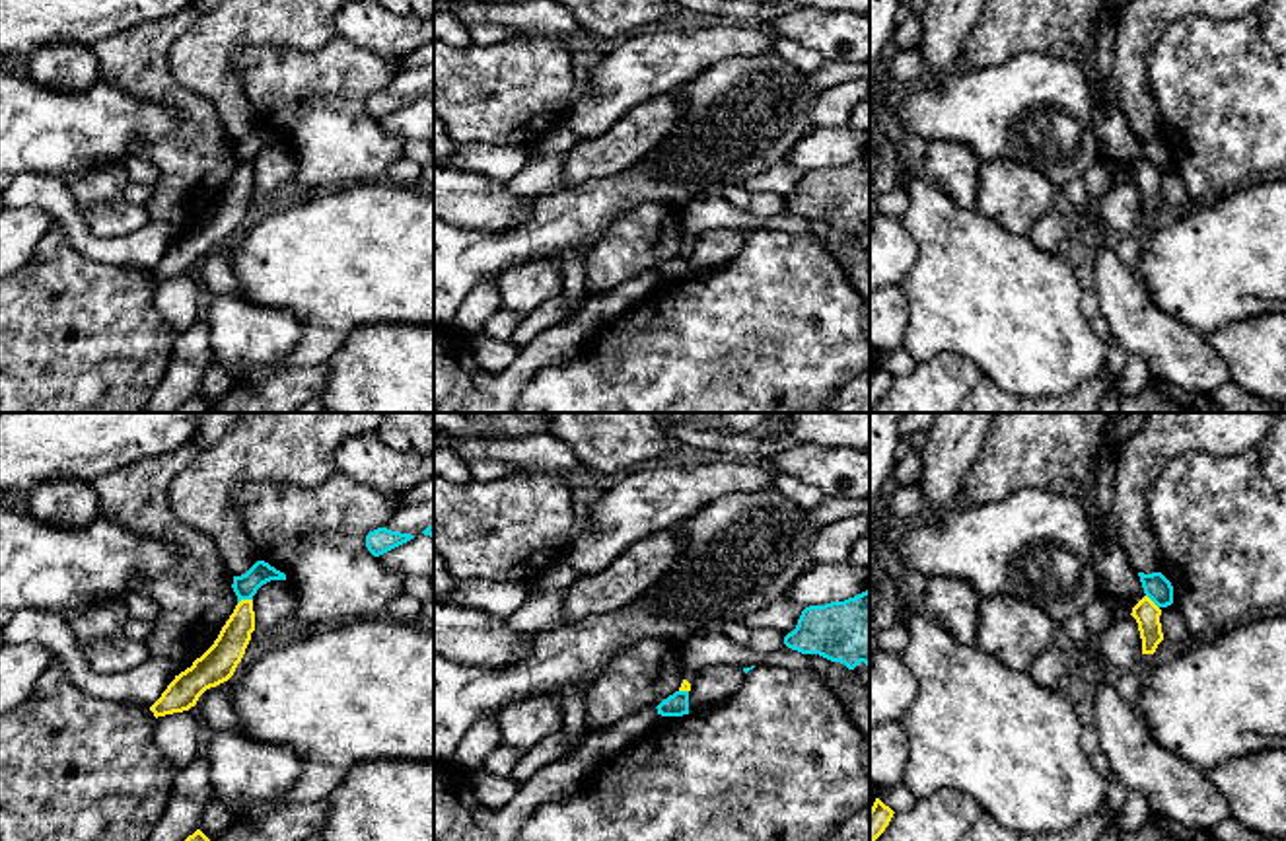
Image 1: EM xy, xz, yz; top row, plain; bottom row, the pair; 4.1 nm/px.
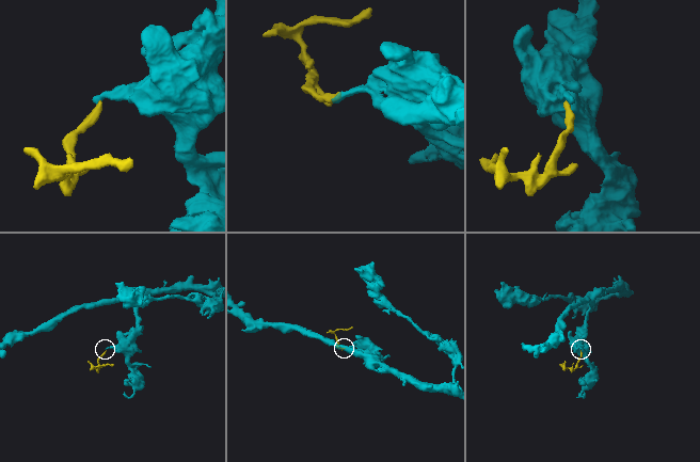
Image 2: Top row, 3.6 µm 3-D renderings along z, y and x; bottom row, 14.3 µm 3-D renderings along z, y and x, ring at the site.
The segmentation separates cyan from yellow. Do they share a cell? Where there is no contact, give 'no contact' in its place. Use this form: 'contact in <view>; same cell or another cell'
contact in xy; another cell

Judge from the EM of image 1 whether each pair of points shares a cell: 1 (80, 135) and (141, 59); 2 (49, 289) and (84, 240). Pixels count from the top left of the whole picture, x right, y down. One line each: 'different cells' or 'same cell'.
1: different cells
2: different cells

